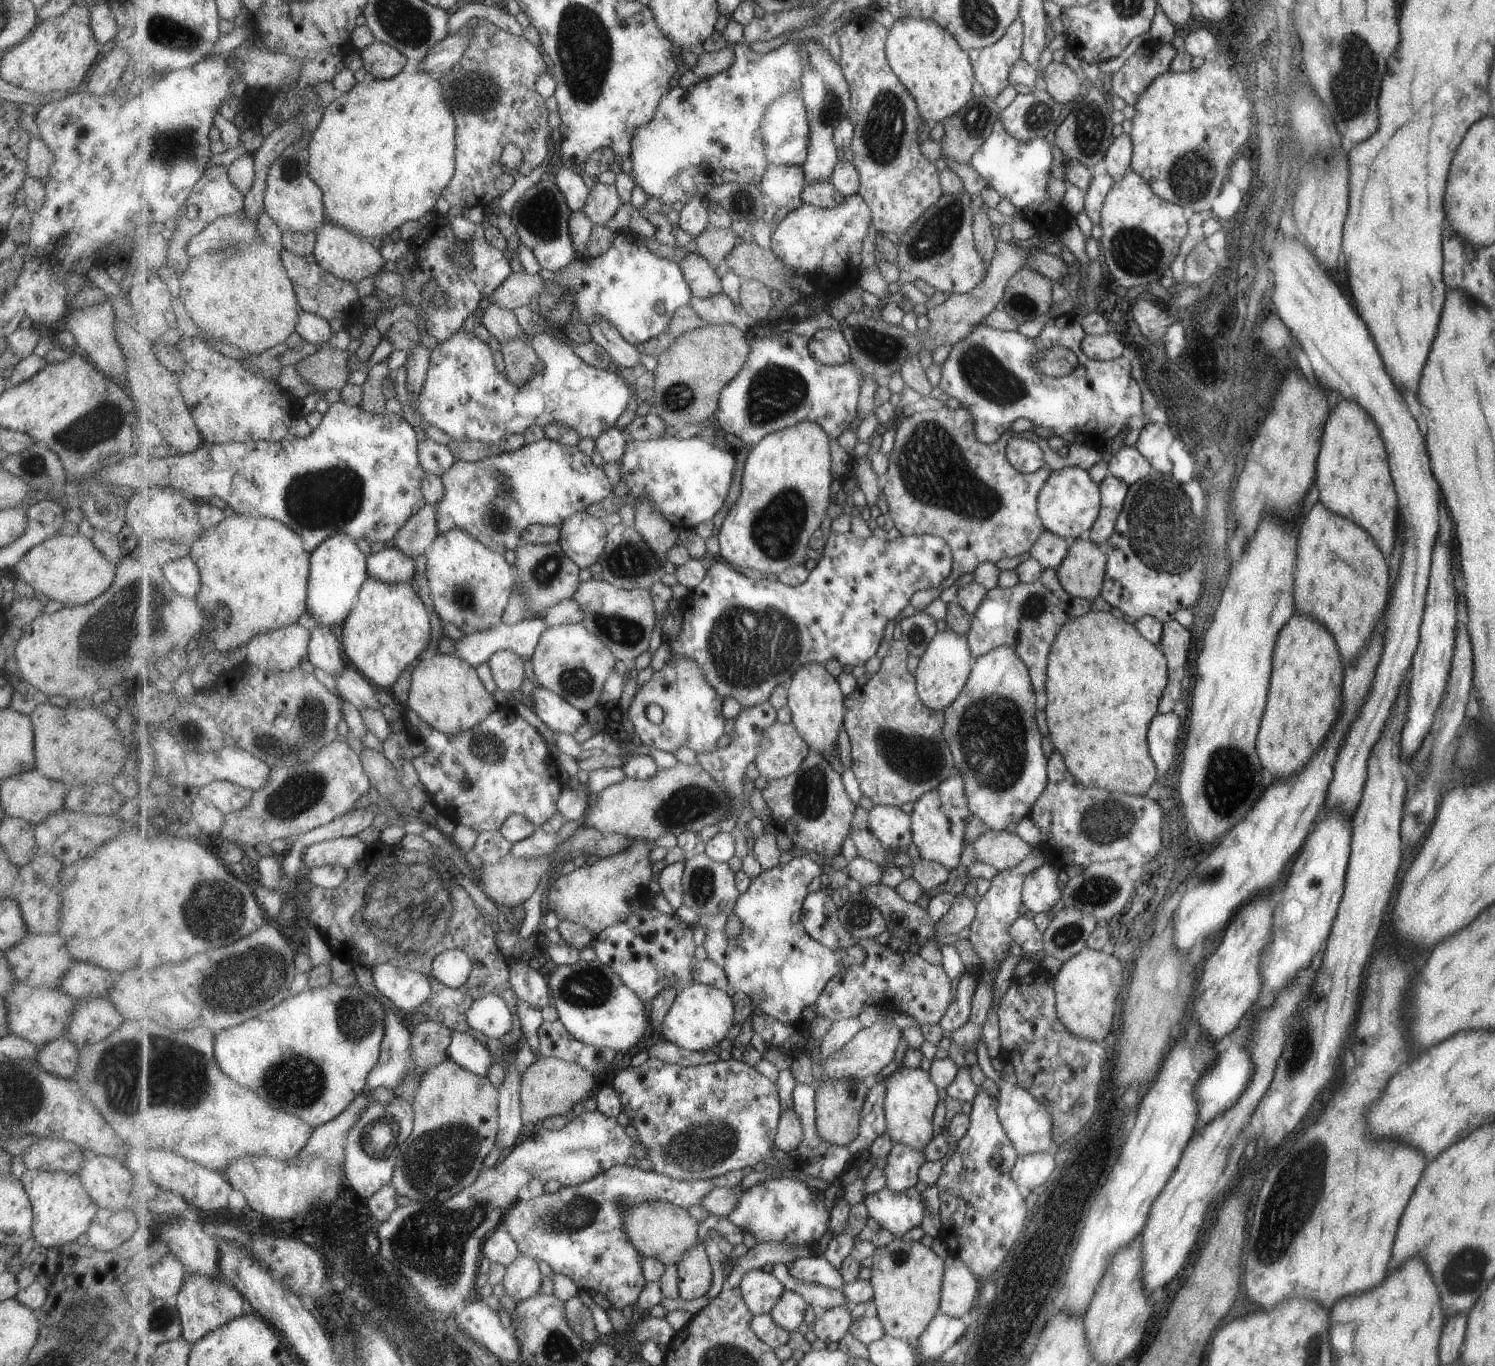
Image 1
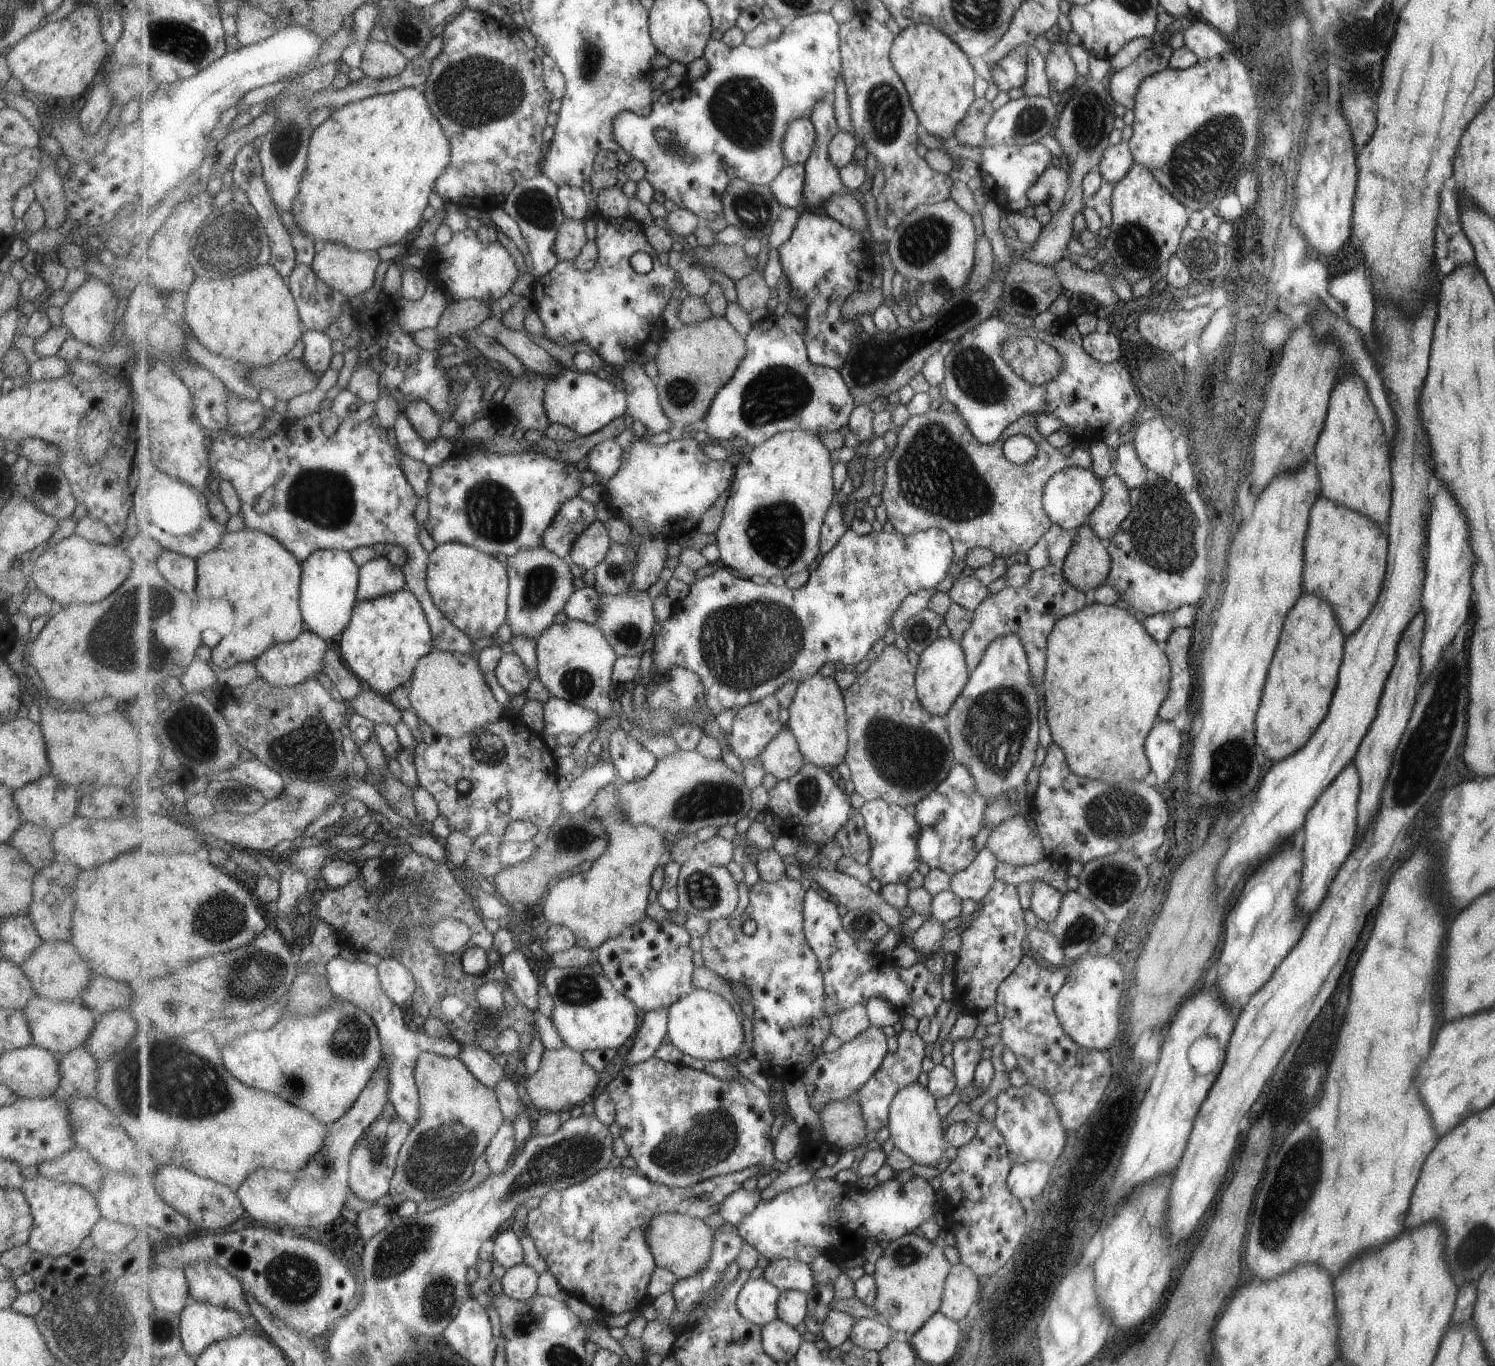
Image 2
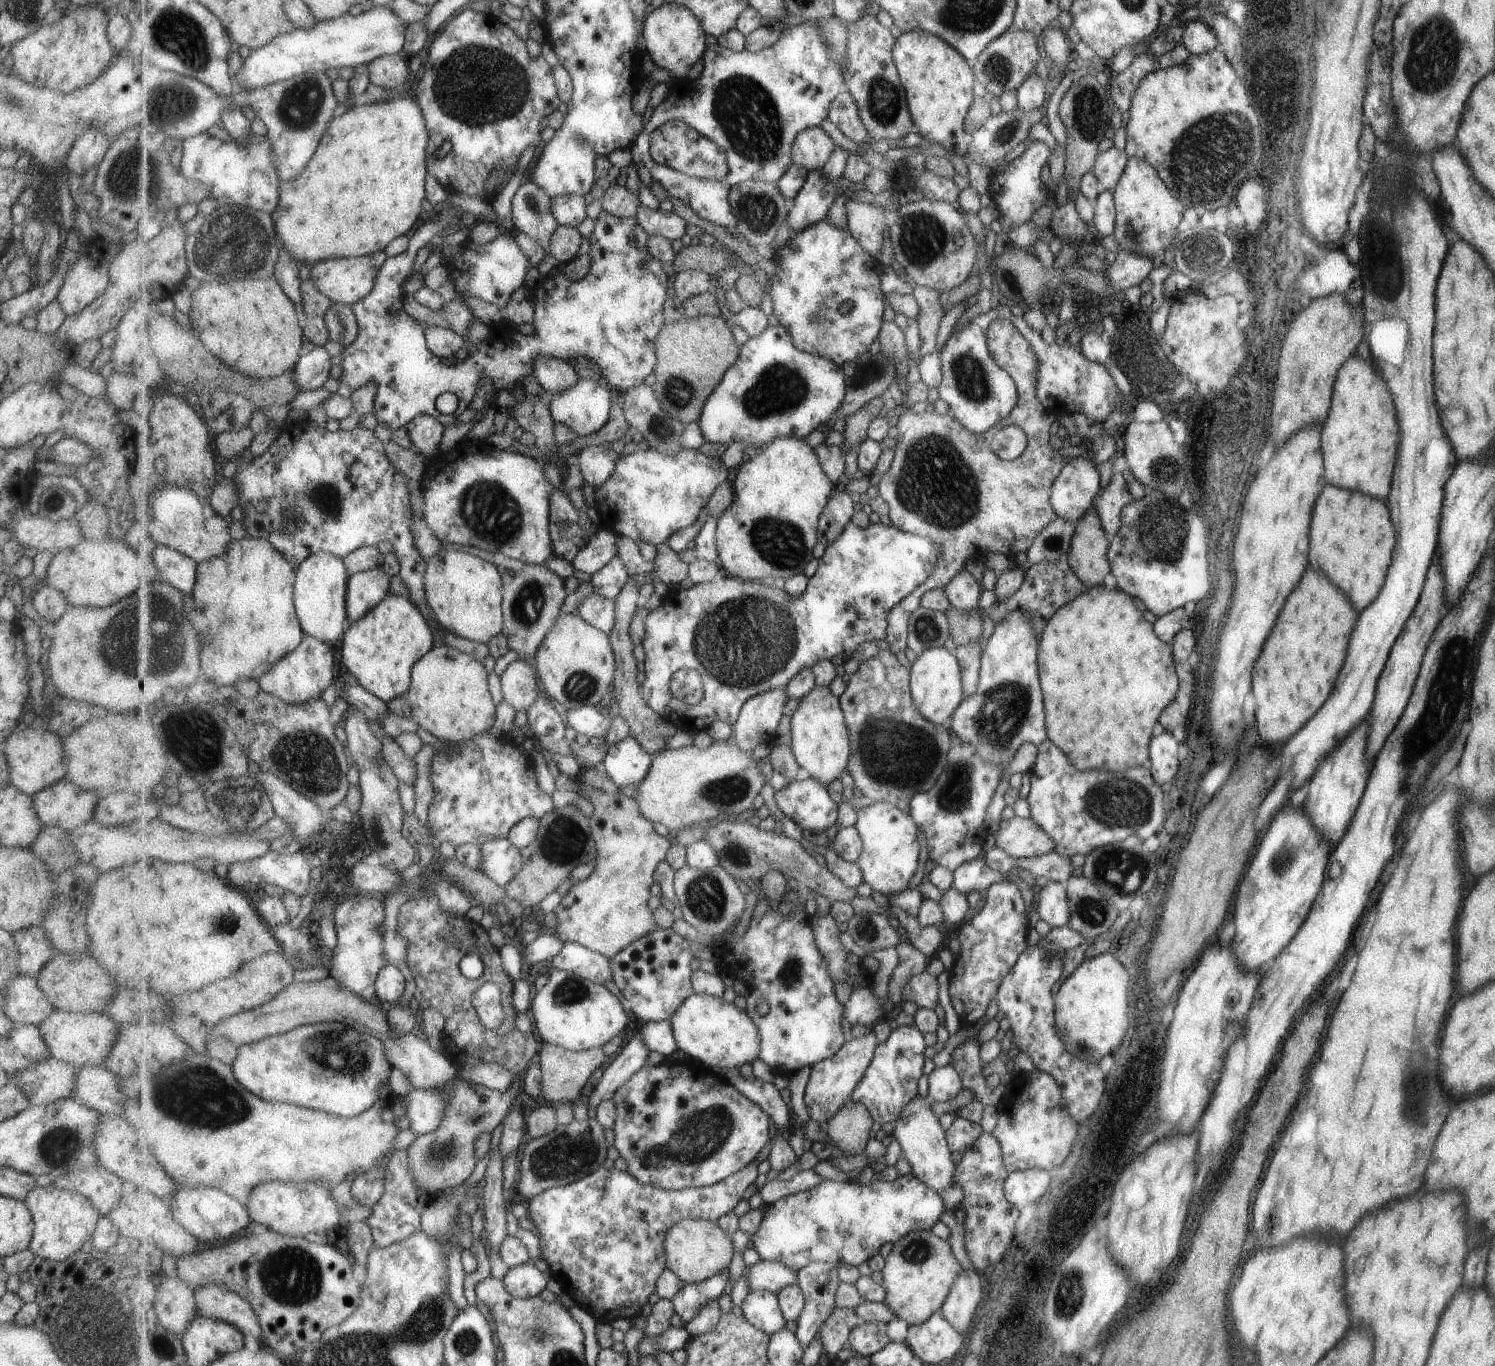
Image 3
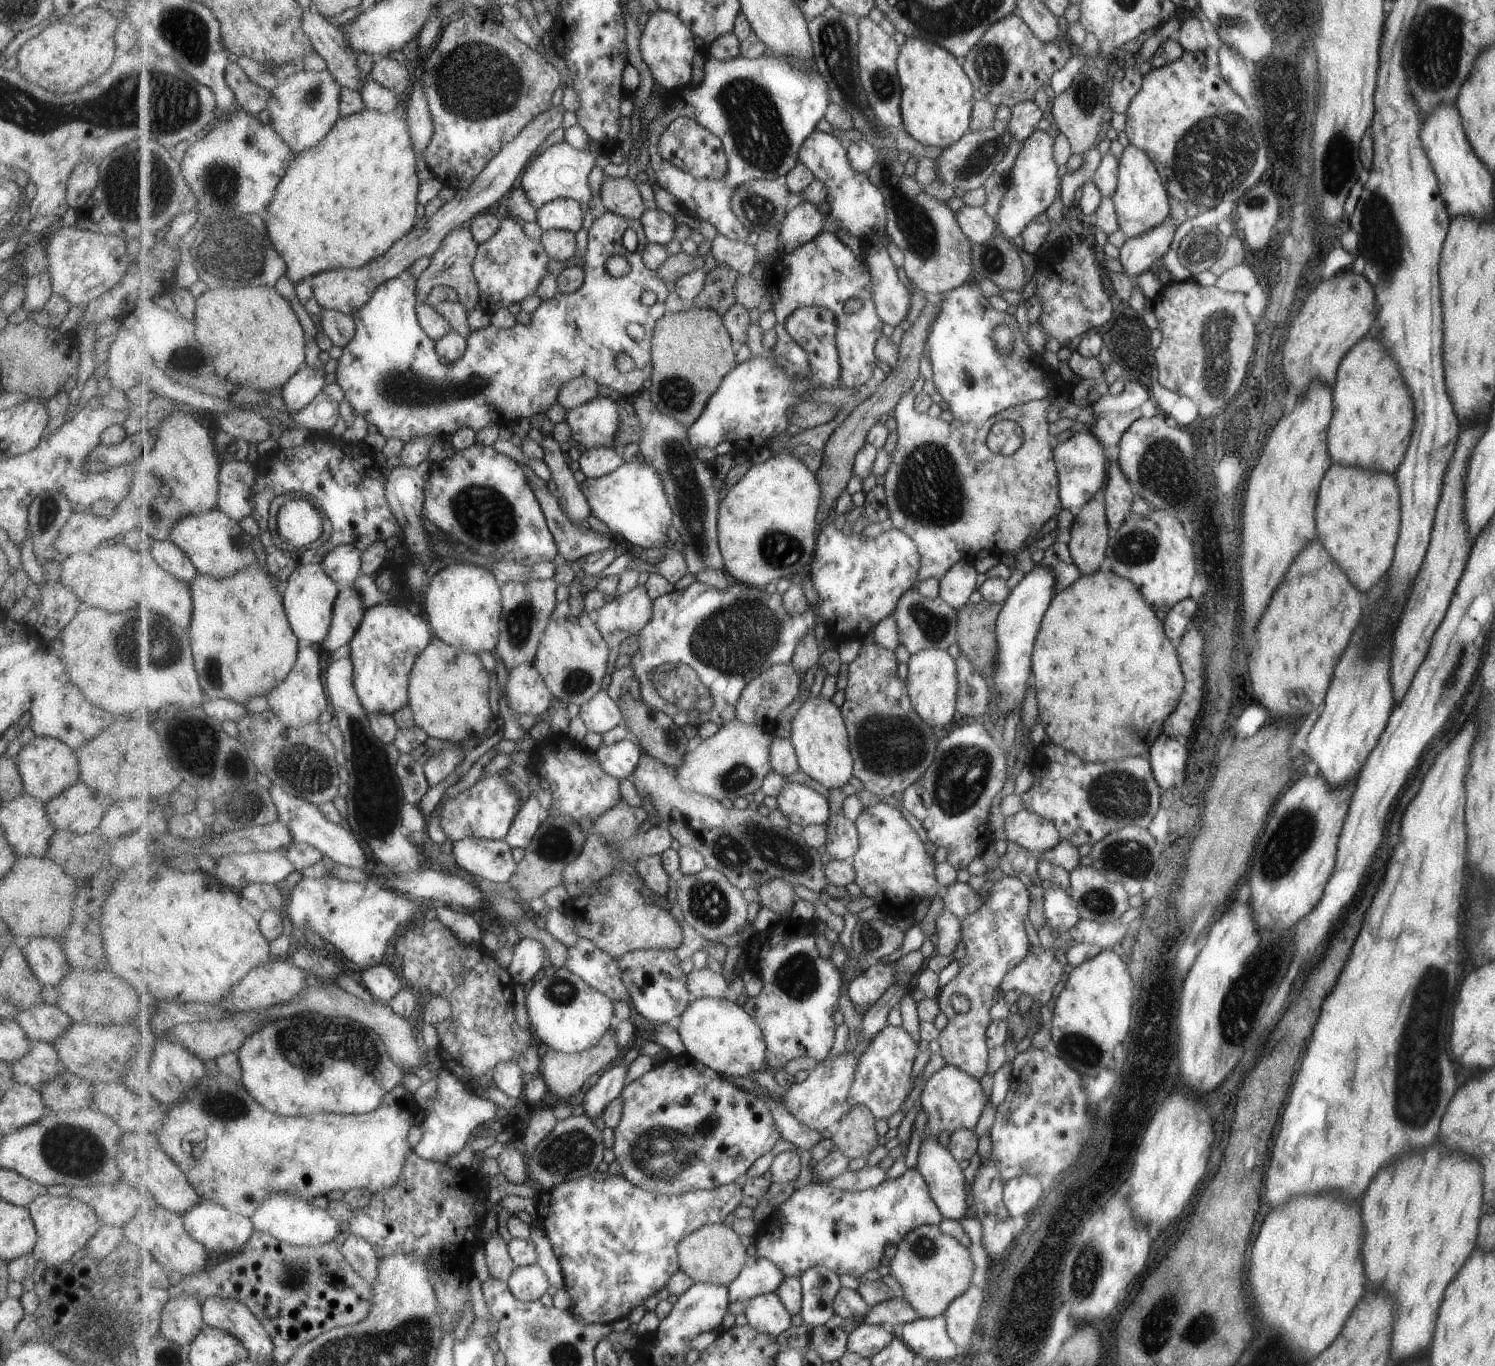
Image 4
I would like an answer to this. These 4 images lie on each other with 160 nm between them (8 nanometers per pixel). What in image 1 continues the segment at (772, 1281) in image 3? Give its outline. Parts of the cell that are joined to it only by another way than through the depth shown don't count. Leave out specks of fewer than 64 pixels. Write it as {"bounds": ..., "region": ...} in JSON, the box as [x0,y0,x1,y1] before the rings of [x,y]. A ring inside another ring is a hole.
{"bounds":[788,1254,845,1290],"region":[[[815,1254],[799,1257],[788,1265],[789,1272],[797,1281],[842,1290],[845,1285],[841,1270],[837,1270],[825,1257]]]}

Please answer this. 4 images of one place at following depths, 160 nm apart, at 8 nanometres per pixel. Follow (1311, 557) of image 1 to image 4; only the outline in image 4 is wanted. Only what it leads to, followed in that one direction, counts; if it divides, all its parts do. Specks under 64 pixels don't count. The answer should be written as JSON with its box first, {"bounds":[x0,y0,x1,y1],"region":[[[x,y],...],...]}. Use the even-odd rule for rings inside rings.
{"bounds":[1319,464,1401,590],"region":[[[1331,464],[1331,472],[1327,472],[1327,480],[1323,480],[1323,488],[1319,488],[1319,540],[1327,544],[1327,552],[1343,564],[1343,572],[1359,584],[1359,588],[1369,590],[1385,576],[1393,562],[1394,548],[1400,532],[1401,508],[1399,488],[1393,473],[1363,470],[1357,466],[1339,466]]]}

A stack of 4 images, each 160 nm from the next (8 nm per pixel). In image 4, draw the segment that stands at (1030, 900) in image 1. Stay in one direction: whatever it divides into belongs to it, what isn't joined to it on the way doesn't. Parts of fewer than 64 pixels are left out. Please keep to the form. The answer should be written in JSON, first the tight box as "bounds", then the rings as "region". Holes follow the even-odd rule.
{"bounds":[1043,886,1080,932],"region":[[[1051,886],[1043,894],[1044,924],[1049,929],[1067,932],[1080,919],[1077,904],[1061,887]]]}

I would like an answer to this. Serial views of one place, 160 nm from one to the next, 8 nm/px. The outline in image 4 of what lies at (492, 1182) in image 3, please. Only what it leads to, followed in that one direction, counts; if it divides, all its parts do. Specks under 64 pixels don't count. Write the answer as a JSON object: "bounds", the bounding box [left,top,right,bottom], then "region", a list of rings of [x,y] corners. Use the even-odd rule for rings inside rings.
{"bounds":[484,1233,518,1283],"region":[[[495,1233],[485,1244],[484,1251],[489,1276],[507,1283],[513,1271],[518,1267],[511,1256],[507,1242],[499,1233]]]}

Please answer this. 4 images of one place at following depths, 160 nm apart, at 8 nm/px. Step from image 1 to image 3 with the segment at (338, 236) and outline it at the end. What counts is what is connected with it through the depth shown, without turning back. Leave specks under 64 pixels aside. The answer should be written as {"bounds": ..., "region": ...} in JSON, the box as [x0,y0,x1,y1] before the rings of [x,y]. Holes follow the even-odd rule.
{"bounds":[312,251,388,305],"region":[[[383,251],[376,252],[374,255],[362,257],[337,257],[327,259],[314,265],[312,268],[312,279],[317,288],[326,294],[333,302],[352,305],[358,300],[364,299],[375,288],[379,271],[388,259]]]}

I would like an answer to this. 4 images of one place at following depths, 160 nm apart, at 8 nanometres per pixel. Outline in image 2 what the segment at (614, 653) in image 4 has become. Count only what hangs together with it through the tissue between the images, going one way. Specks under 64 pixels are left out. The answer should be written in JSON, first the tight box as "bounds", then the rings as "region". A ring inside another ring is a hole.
{"bounds":[563,586,601,625],"region":[[[595,586],[583,587],[574,592],[563,612],[569,619],[596,625],[600,617],[601,595]]]}

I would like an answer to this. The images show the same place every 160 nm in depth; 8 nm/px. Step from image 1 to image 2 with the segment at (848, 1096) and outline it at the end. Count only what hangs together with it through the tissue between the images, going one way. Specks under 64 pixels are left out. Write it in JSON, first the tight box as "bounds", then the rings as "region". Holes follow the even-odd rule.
{"bounds":[819,1094,868,1152],"region":[[[860,1094],[826,1104],[819,1113],[827,1139],[842,1151],[859,1152],[867,1138],[868,1124],[864,1116]]]}

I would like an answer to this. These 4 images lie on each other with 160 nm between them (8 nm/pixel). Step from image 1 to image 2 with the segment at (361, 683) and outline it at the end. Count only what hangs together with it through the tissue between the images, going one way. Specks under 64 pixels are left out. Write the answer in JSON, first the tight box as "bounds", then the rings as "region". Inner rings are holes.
{"bounds":[351,684,403,726],"region":[[[366,684],[363,686],[361,694],[351,704],[357,714],[373,724],[396,726],[402,722],[403,712],[392,704],[389,697],[381,695]]]}

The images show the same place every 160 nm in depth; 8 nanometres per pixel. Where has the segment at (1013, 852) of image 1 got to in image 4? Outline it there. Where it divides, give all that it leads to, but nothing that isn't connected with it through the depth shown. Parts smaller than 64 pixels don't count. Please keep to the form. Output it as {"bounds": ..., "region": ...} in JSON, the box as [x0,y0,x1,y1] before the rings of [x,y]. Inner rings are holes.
{"bounds":[1004,810,1061,854],"region":[[[1018,810],[1004,818],[1007,841],[1014,842],[1034,854],[1053,848],[1061,839],[1053,821],[1030,811]]]}

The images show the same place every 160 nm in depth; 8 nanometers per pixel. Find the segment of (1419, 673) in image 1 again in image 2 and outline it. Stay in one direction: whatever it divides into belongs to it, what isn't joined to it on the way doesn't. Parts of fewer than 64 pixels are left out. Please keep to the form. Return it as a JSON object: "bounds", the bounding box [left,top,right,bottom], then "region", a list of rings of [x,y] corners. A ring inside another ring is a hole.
{"bounds":[1420,481,1471,686],"region":[[[1440,481],[1434,499],[1428,505],[1428,535],[1425,555],[1425,578],[1422,588],[1421,611],[1426,614],[1424,635],[1420,646],[1420,686],[1434,669],[1442,650],[1453,640],[1459,626],[1469,614],[1471,600],[1471,548],[1469,548],[1469,530],[1461,508],[1455,498],[1449,494],[1445,484]]]}

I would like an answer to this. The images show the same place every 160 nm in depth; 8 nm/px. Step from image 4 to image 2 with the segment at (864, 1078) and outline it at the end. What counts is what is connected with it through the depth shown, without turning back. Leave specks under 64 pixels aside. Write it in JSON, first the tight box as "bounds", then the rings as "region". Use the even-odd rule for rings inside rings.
{"bounds":[858,1028,927,1132],"region":[[[905,1028],[896,1037],[898,1041],[896,1051],[886,1054],[882,1067],[875,1072],[869,1082],[865,1083],[865,1086],[858,1090],[866,1123],[868,1124],[868,1131],[876,1130],[877,1132],[881,1128],[889,1126],[890,1106],[894,1102],[895,1096],[898,1095],[902,1088],[917,1083],[919,1074],[923,1070],[923,1060],[927,1056],[927,1052],[925,1052],[927,1050],[926,1040],[923,1040],[918,1031],[910,1031]]]}

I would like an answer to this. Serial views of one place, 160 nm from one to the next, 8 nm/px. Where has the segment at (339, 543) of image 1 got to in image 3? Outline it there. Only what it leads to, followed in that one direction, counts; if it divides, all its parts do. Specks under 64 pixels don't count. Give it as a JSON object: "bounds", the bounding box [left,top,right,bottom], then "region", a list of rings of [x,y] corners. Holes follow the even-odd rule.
{"bounds":[294,552,353,644],"region":[[[318,552],[309,556],[296,570],[294,599],[304,632],[332,644],[342,638],[353,623],[348,619],[348,586],[351,574],[343,557]]]}

